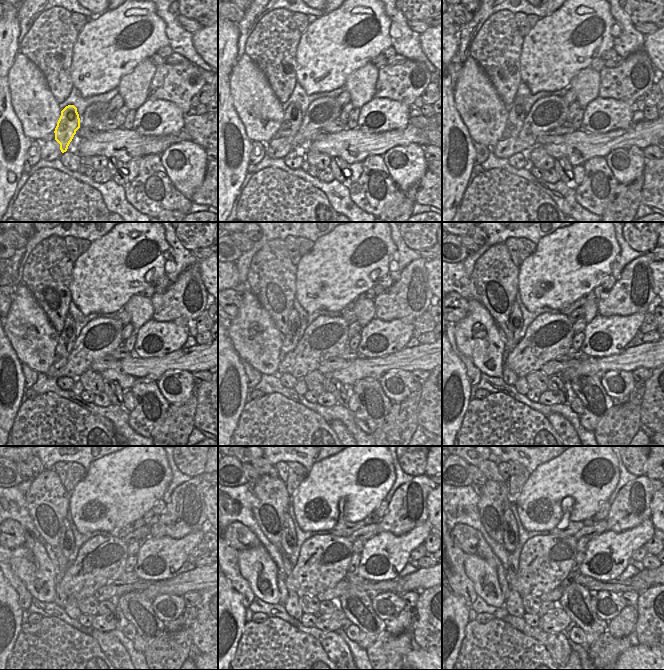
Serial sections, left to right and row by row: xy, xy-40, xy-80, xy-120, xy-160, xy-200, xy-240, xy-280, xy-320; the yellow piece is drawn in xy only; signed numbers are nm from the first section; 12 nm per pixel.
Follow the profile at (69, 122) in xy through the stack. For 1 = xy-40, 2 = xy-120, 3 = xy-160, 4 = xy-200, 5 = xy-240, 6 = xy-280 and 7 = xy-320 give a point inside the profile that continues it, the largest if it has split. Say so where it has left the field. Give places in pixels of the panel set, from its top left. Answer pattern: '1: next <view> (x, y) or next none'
1: next xy-40 (292, 120)
2: next xy-120 (67, 338)
3: next xy-160 (290, 341)
4: next xy-200 (516, 319)
5: next xy-240 (67, 541)
6: next xy-280 (288, 537)
7: next xy-320 (510, 530)

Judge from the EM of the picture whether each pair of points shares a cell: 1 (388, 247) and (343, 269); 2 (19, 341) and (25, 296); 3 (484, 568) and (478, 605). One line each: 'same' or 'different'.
1: same
2: same
3: different

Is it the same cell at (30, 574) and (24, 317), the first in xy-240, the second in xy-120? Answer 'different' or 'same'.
same

